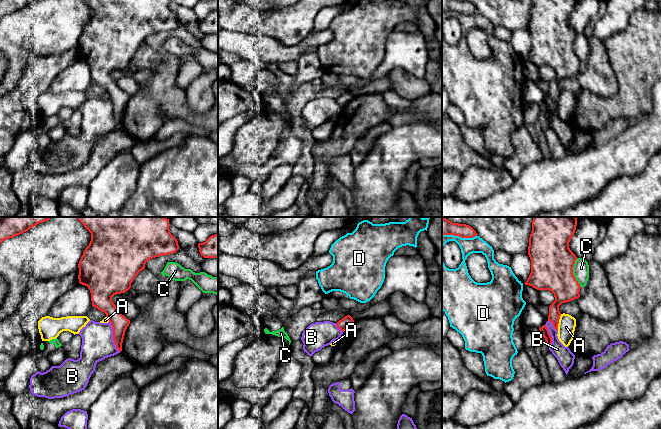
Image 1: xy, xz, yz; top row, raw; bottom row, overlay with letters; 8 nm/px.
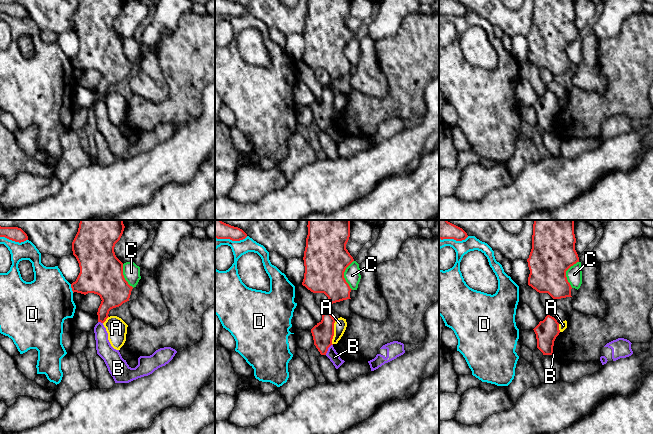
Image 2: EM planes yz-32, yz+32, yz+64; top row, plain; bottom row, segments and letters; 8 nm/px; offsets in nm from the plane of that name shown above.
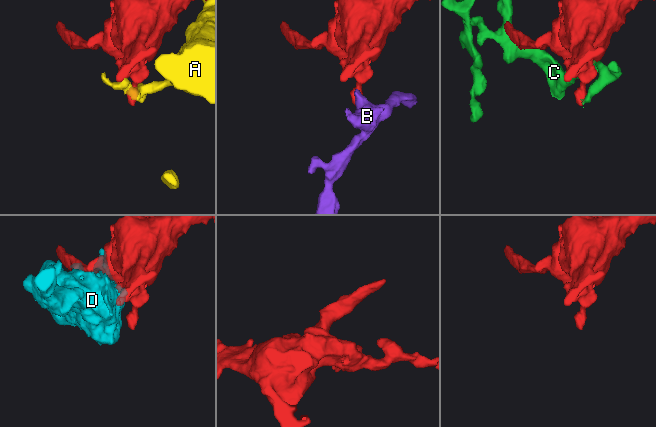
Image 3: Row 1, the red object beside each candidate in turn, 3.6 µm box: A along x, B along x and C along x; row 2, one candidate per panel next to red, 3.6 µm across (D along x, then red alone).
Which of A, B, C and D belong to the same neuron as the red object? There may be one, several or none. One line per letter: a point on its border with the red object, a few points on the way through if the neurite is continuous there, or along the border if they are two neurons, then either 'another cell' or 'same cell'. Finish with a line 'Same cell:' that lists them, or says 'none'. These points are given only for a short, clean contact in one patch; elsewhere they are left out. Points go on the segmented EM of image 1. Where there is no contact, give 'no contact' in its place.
A: contact yz (558, 322); another cell
B: contact xy (113, 337); border xy (109, 321), (112, 327), (112, 339), (119, 352); another cell
C: contact yz (572, 272); another cell
D: contact yz (459, 236); another cell
Same cell: none

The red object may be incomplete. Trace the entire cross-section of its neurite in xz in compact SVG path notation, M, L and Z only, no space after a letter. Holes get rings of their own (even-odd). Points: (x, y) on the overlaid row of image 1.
M350 315L345 316L339 320L336 325L341 331L345 331L352 323L354 322L353 318Z

